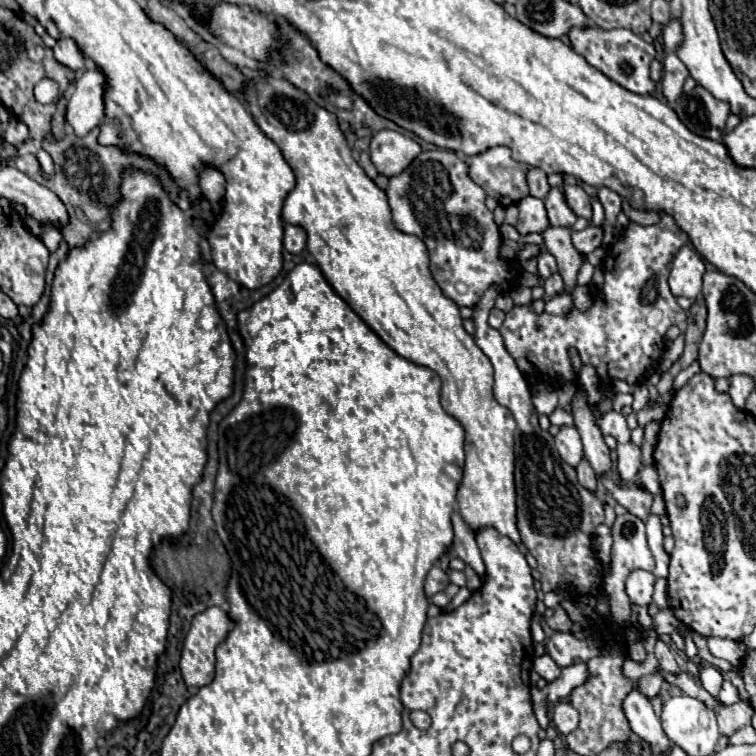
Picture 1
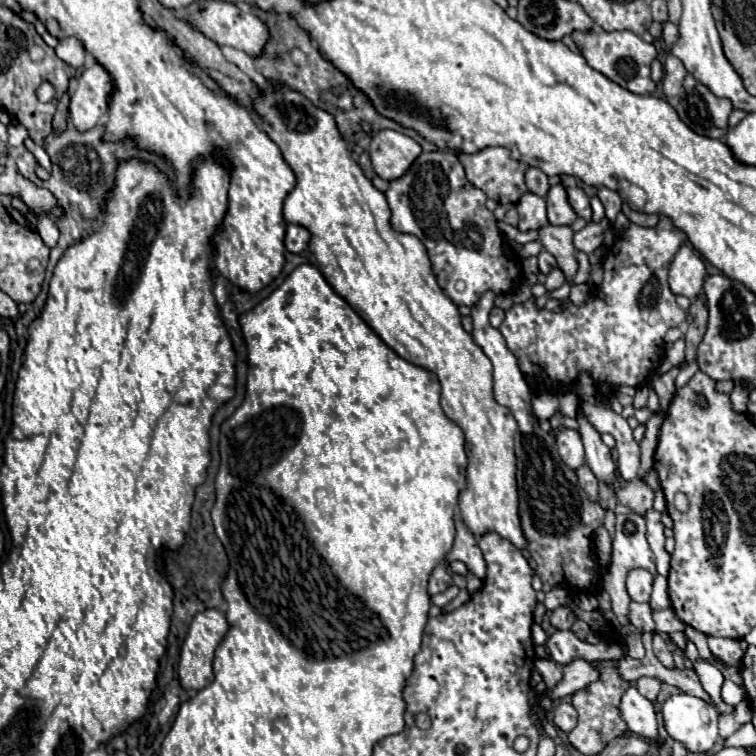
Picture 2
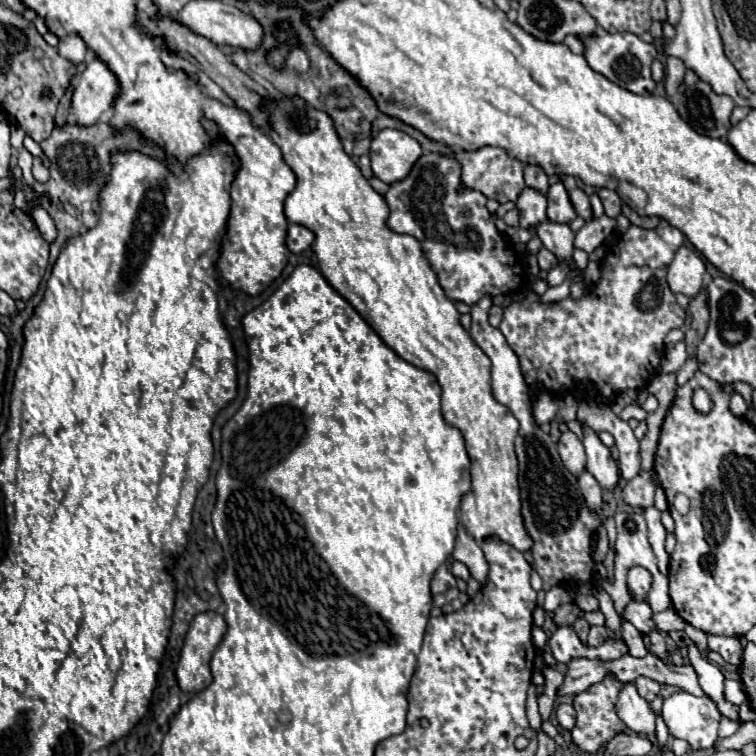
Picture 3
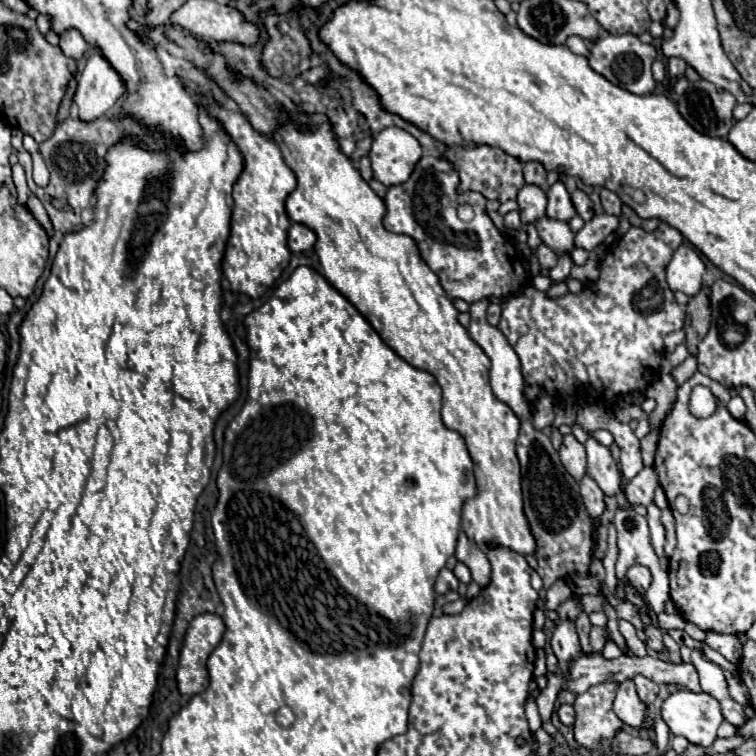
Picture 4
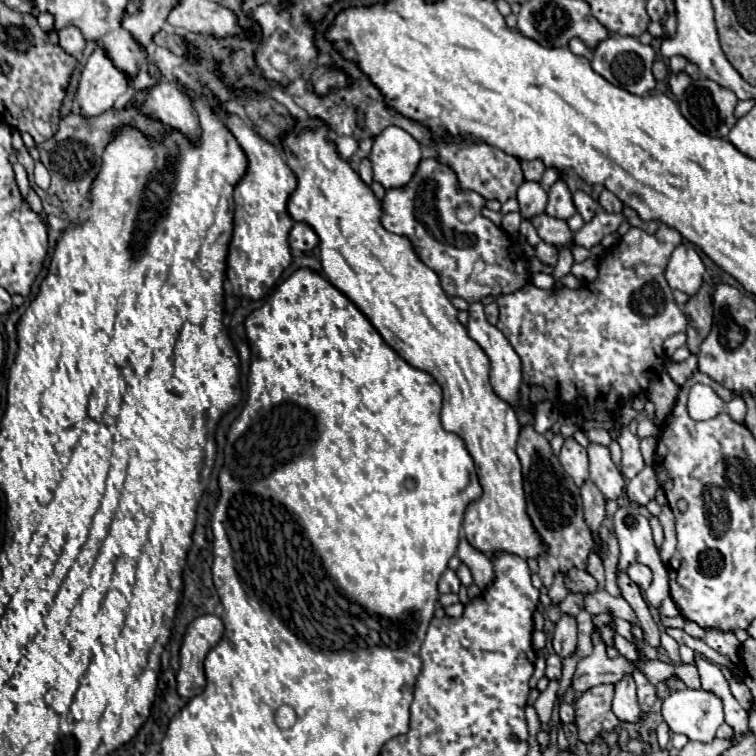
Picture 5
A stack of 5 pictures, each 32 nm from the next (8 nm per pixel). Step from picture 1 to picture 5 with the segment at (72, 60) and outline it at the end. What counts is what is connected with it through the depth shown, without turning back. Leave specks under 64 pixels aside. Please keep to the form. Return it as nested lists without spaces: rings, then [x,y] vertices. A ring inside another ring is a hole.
[[[66,26],[66,28],[62,28],[62,30],[58,32],[58,36],[60,36],[60,46],[62,46],[68,54],[72,54],[72,56],[80,54],[82,48],[84,48],[84,44],[86,44],[82,32],[80,32],[76,26]]]

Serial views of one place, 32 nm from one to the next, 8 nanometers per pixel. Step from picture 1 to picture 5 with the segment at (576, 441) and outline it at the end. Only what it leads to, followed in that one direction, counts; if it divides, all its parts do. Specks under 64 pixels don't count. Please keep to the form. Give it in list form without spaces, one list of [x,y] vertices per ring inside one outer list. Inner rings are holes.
[[[568,438],[560,450],[560,464],[568,476],[572,476],[574,484],[580,488],[584,480],[588,480],[588,454],[586,450],[574,440]]]

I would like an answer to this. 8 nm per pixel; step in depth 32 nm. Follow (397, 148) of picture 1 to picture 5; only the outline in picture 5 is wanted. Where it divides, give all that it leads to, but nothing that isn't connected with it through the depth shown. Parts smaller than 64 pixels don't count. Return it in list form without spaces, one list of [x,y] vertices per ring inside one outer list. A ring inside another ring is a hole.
[[[388,126],[374,138],[370,152],[374,180],[388,188],[402,188],[416,172],[422,152],[420,144],[402,128]]]

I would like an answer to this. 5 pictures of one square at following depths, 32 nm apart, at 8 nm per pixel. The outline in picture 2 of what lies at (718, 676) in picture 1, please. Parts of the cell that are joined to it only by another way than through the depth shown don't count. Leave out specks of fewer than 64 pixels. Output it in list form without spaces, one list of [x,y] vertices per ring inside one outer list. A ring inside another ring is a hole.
[[[688,642],[688,646],[686,646],[686,656],[688,656],[688,660],[692,662],[692,666],[694,666],[694,670],[696,670],[702,688],[710,694],[714,706],[716,706],[722,714],[734,712],[734,706],[724,704],[724,700],[722,700],[722,696],[720,696],[720,692],[722,692],[722,682],[724,682],[724,676],[722,676],[720,668],[718,668],[716,664],[712,664],[712,662],[702,660],[700,654],[698,654],[698,650],[696,650],[696,646],[694,646],[692,642]]]

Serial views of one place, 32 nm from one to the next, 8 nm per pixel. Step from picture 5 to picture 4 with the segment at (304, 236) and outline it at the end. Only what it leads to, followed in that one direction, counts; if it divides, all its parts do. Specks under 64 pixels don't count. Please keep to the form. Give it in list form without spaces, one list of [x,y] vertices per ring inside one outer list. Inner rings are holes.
[[[292,224],[288,232],[288,246],[292,252],[312,250],[316,244],[316,234],[304,224]]]

